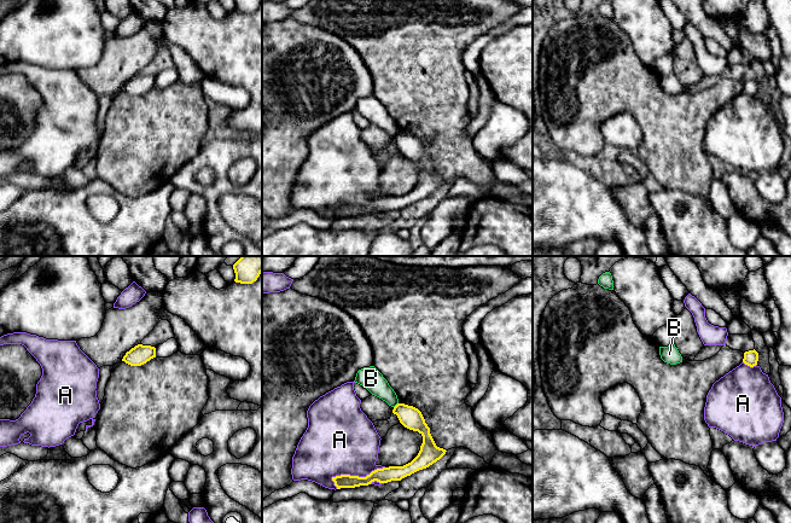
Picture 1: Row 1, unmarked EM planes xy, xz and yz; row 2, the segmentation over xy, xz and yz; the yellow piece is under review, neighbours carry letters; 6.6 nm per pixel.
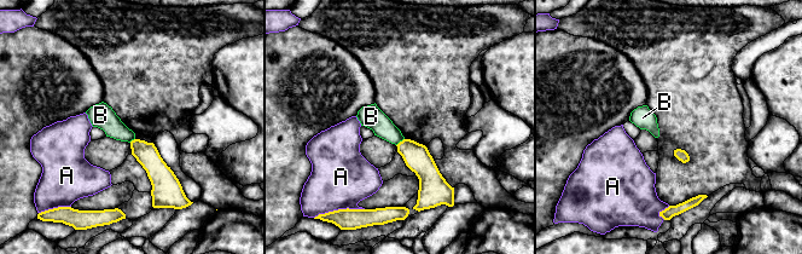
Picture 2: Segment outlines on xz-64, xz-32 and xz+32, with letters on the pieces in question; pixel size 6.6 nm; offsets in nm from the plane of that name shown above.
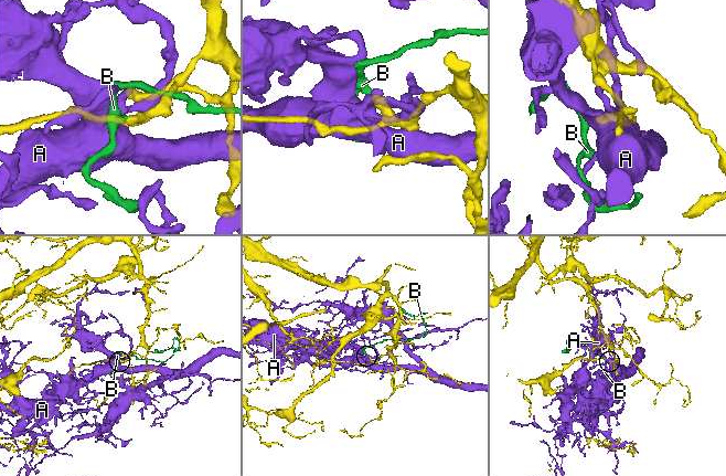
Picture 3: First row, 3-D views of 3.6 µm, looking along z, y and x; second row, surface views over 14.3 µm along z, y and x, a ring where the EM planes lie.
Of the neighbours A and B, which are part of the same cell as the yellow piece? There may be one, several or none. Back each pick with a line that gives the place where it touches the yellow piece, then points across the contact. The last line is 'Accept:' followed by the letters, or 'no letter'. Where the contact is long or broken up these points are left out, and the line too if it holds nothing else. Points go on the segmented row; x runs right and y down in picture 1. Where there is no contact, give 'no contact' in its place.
Accept: no letter

